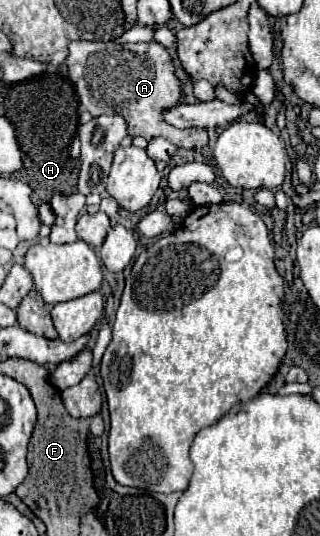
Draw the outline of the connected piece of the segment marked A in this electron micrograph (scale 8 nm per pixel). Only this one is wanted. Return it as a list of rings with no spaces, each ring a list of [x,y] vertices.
[[[71,42],[65,60],[69,80],[75,84],[79,109],[91,112],[93,118],[101,114],[121,114],[127,122],[127,132],[151,138],[167,138],[179,148],[203,148],[209,144],[205,128],[177,130],[165,122],[163,112],[183,104],[183,82],[175,74],[175,64],[169,52],[157,42],[117,44],[117,42]]]

